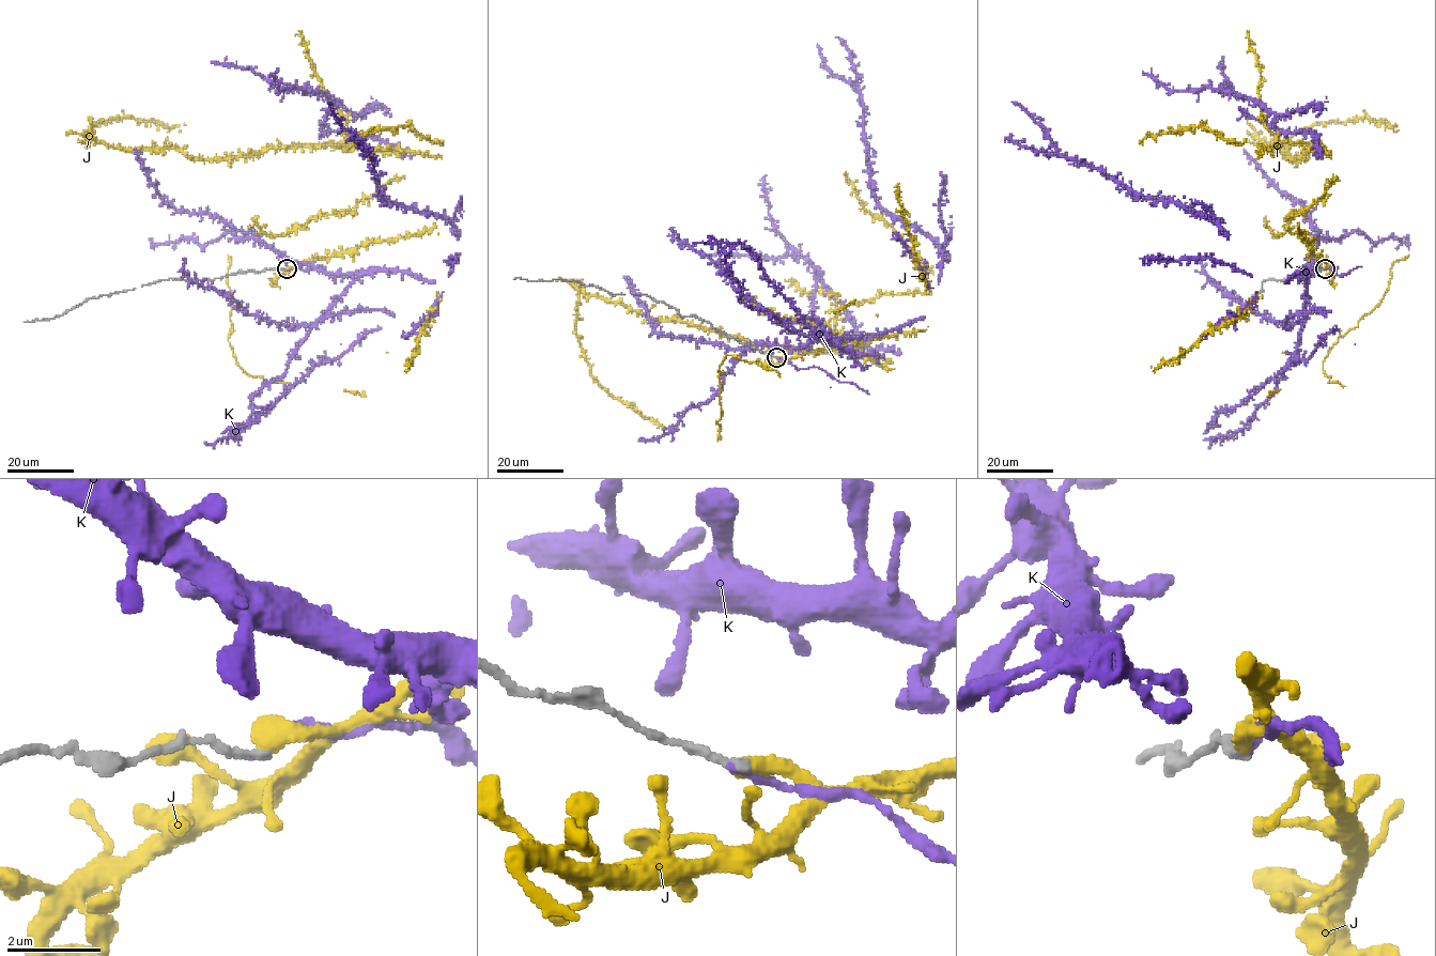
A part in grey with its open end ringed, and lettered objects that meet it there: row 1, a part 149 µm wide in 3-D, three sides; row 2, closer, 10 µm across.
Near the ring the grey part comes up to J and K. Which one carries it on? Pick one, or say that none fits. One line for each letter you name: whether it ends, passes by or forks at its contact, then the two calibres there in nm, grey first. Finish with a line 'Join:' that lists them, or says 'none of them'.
K: It ends there. Thickness 180 nm (grey) against 150 nm
Join: K

